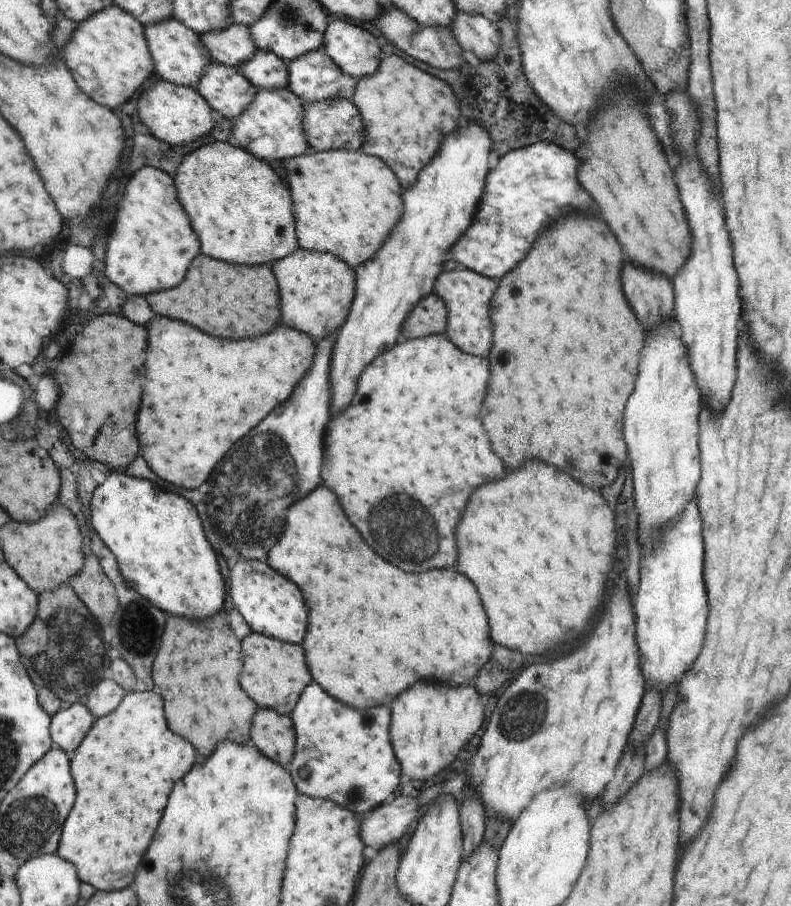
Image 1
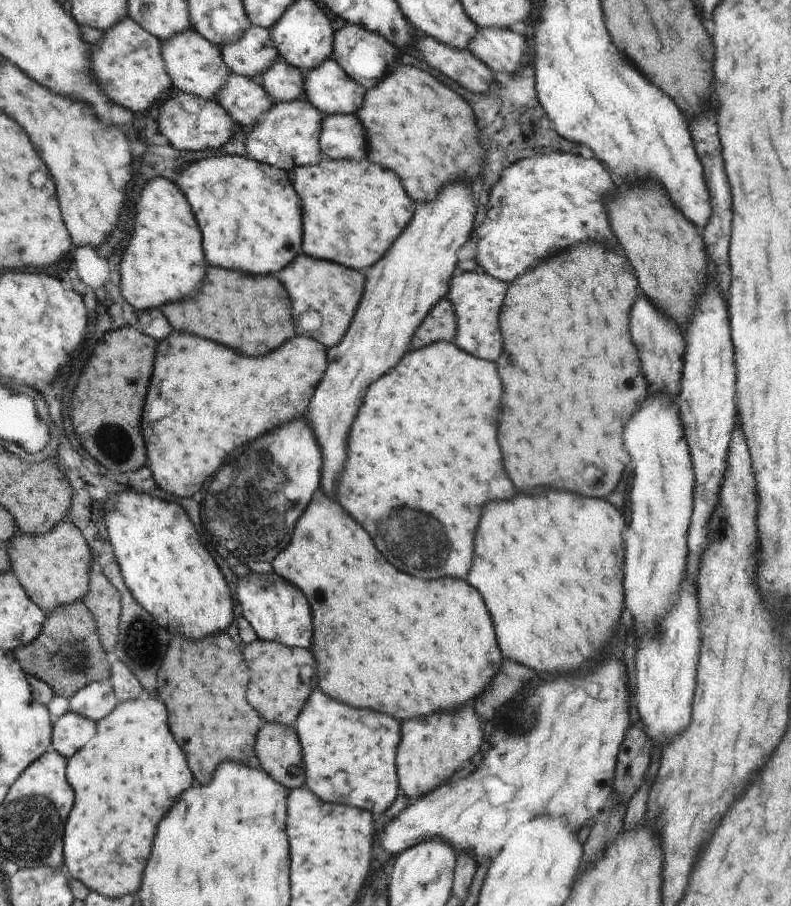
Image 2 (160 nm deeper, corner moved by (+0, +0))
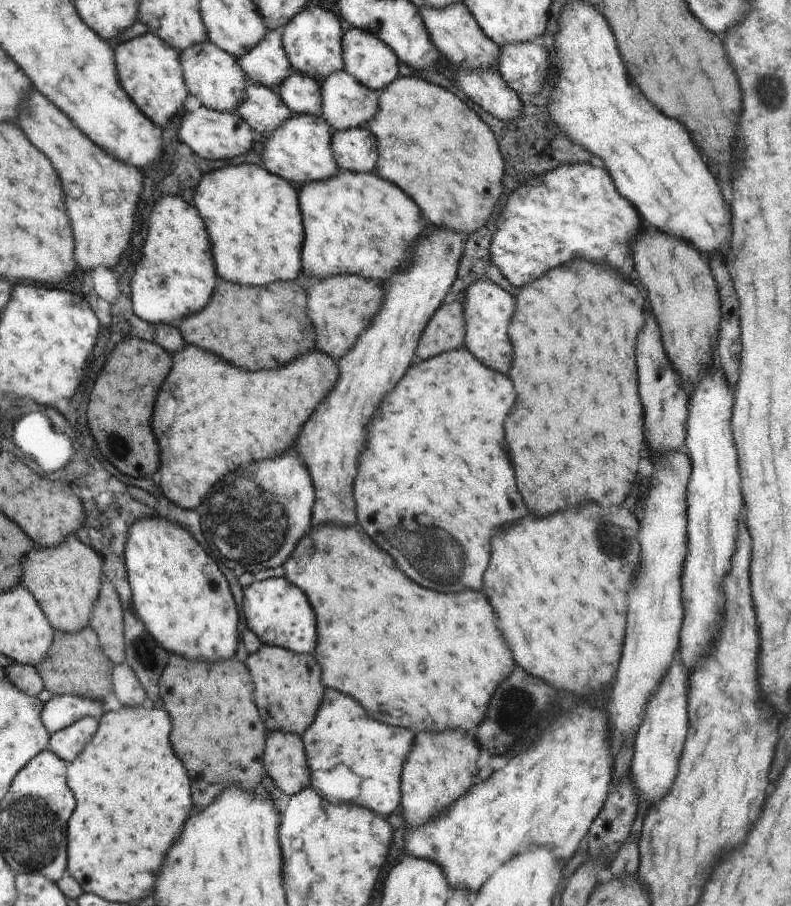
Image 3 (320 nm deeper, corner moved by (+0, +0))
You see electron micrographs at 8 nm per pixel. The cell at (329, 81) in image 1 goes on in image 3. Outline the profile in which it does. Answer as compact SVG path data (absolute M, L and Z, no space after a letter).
M339 71L326 77L322 82L324 120L332 127L333 132L368 126L377 118L380 106L380 94L363 83L359 83L353 75Z

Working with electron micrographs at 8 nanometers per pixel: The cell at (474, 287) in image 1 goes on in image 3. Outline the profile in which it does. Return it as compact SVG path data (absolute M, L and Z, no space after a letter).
M487 278L476 280L466 286L464 293L464 315L466 318L466 348L492 370L508 374L512 364L512 344L507 333L515 312L516 299L499 285Z

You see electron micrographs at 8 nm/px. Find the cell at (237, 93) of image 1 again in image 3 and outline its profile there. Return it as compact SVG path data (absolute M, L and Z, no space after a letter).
M248 83L245 94L245 100L239 106L238 115L240 115L252 130L260 133L261 137L272 134L275 129L281 127L285 121L292 118L294 113L282 102L278 92L274 92L270 87Z

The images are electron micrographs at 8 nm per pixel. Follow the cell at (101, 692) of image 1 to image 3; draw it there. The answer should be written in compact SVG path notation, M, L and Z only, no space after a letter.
M53 695L45 704L41 714L45 729L54 734L84 717L99 718L104 712L104 704L95 699L76 695Z

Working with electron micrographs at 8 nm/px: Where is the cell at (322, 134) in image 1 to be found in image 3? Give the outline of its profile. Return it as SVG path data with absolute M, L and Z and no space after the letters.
M366 126L333 132L332 147L340 168L355 173L375 172L379 158L379 144Z

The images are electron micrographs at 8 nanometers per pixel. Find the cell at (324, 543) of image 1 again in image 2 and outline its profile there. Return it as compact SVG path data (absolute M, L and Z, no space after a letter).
M321 489L314 494L313 501L310 502L306 510L306 518L298 522L298 530L293 530L294 538L290 538L289 546L282 550L278 557L272 561L272 570L275 574L284 578L287 582L300 588L302 592L306 590L306 598L310 598L310 606L314 606L314 630L318 630L318 638L313 634L313 645L310 646L310 654L318 654L318 678L322 678L321 690L326 695L332 696L338 702L346 702L346 706L357 709L372 708L384 714L390 714L398 720L414 720L418 716L430 716L432 712L456 712L464 708L468 702L474 701L490 685L490 680L494 674L498 673L498 668L502 665L500 644L497 643L496 628L493 618L490 618L480 592L474 586L468 586L462 580L456 578L442 578L438 582L426 582L420 578L410 578L408 574L398 574L394 566L382 558L382 554L376 550L374 542L366 534L366 530L356 524L345 512L344 508L336 499L326 496Z

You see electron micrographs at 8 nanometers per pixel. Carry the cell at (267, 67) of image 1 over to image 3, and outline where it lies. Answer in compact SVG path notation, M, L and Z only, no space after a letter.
M293 70L291 76L277 87L271 88L275 93L278 92L282 102L294 113L320 117L323 114L322 84L317 79L310 78L310 75L299 73Z

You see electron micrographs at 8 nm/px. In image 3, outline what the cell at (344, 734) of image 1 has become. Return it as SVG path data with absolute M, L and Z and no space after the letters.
M325 688L324 702L315 721L301 734L301 738L312 772L332 772L332 768L344 766L352 774L354 782L358 778L358 790L352 794L356 800L362 798L357 805L378 814L392 814L400 804L400 774L403 774L407 755L414 750L414 732L376 722L372 718L356 699Z

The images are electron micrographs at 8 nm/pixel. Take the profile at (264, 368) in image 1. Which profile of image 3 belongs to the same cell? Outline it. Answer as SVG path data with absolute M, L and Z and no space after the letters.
M185 344L178 353L170 353L174 365L159 390L154 406L153 430L161 451L157 481L162 494L180 508L203 511L206 498L219 490L221 481L244 462L260 462L284 455L294 446L298 432L315 409L337 386L339 366L326 353L312 350L278 369L246 372L230 366L216 354Z

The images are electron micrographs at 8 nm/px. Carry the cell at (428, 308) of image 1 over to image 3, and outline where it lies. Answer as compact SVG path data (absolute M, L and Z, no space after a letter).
M462 301L443 305L434 314L418 345L418 358L428 360L466 346L466 318Z

